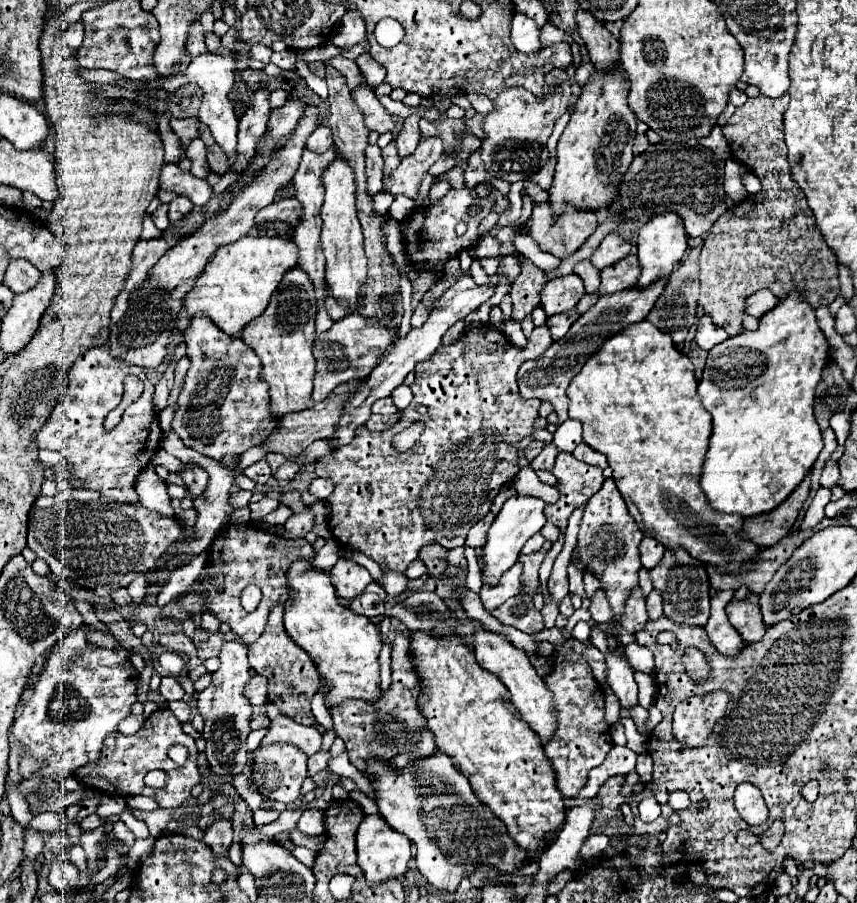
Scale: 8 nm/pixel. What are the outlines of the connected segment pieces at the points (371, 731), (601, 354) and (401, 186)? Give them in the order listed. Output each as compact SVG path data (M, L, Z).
M398 630L392 642L392 684L376 702L366 700L344 700L338 706L330 706L334 732L344 740L350 762L364 774L368 768L368 754L374 754L382 764L390 764L402 772L406 766L428 758L436 752L434 736L426 724L426 716L418 708L420 678L410 660L410 630Z
M642 320L606 340L572 378L566 390L570 398L568 416L582 422L584 442L608 458L628 512L644 534L654 536L668 550L688 550L690 556L714 564L722 574L740 574L742 568L760 562L760 548L740 536L742 516L714 510L700 488L700 474L712 436L712 416L702 406L696 384L690 358L674 348L670 334Z
M430 136L424 138L418 148L414 150L414 154L404 156L400 166L396 168L396 172L384 180L386 190L390 194L404 194L410 200L414 200L414 206L420 206L420 184L424 180L424 176L428 174L428 168L442 156L442 140L438 136Z

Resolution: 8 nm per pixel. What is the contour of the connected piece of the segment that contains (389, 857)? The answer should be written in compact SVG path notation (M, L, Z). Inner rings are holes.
M380 814L364 816L364 820L358 826L356 832L356 854L358 854L358 866L362 868L368 884L378 884L388 878L402 876L406 872L408 860L410 860L410 840L402 832L394 832L390 824Z

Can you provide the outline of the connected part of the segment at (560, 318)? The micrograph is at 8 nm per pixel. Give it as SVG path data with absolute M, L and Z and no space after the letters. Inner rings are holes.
M570 310L570 312L562 312L562 314L554 314L548 318L548 328L550 328L550 334L552 334L552 340L560 340L562 336L566 336L568 328L576 322L578 318L578 310Z

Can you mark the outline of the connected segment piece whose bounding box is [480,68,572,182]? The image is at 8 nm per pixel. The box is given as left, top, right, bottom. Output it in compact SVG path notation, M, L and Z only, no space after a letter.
M554 68L546 74L546 94L536 98L526 88L510 88L500 92L494 100L494 110L484 116L486 140L482 142L482 160L492 176L508 182L530 176L530 168L536 170L548 162L546 140L552 134L556 120L568 110L572 98L572 82L564 68Z

